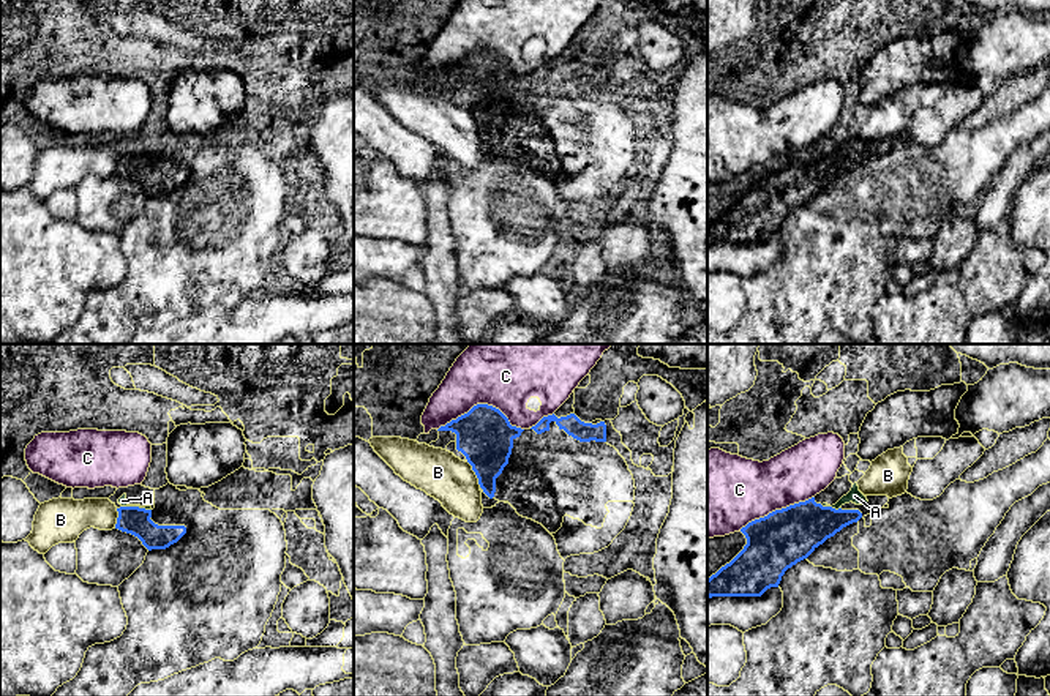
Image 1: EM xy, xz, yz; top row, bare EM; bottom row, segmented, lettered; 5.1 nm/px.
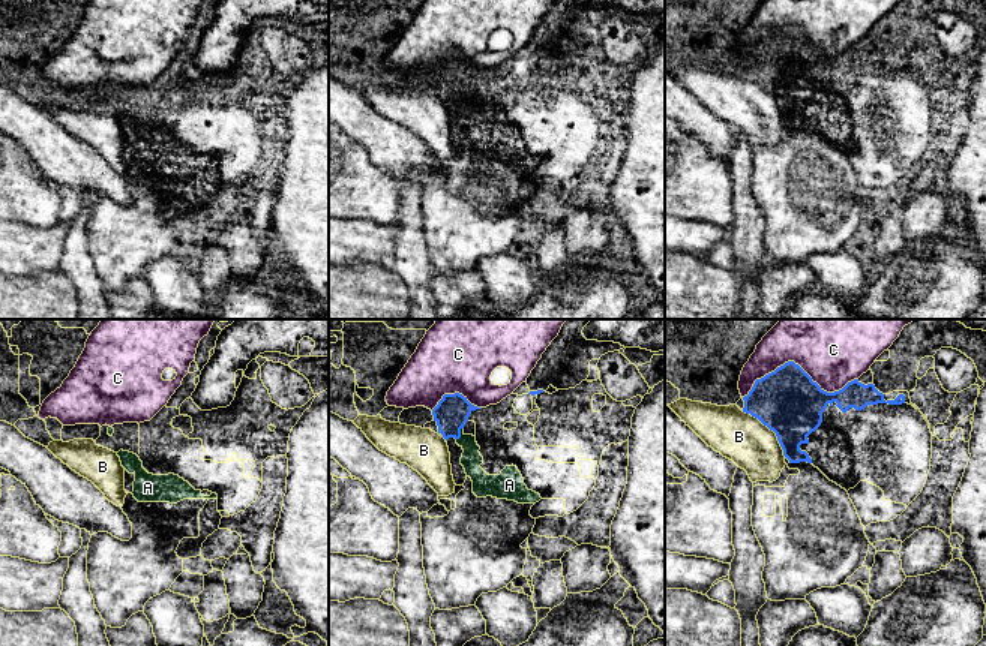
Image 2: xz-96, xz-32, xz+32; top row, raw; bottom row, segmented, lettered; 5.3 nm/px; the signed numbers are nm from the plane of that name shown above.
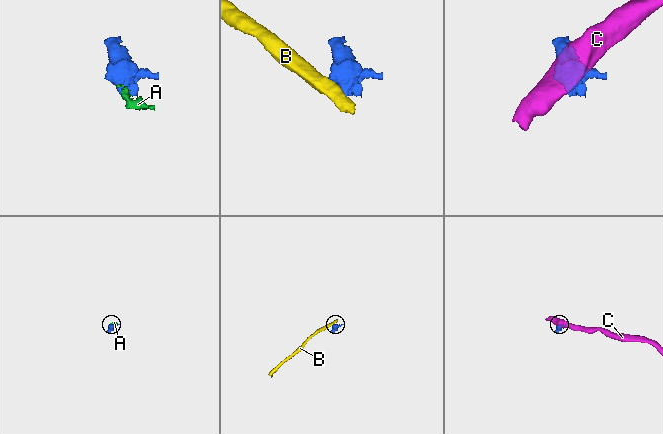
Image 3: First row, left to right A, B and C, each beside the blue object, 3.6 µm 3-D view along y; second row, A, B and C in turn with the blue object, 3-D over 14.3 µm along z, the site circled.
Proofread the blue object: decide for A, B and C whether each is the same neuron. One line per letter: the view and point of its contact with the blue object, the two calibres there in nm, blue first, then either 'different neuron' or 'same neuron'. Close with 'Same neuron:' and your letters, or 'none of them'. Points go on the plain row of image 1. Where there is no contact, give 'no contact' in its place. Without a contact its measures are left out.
A: yz (831, 153) | 280/70 nm | same neuron
B: xz (476, 120) | 280/240 nm | different neuron
C: xz (480, 51) | 280/280 nm | different neuron
Same neuron: A

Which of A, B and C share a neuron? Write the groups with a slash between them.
A / B / C

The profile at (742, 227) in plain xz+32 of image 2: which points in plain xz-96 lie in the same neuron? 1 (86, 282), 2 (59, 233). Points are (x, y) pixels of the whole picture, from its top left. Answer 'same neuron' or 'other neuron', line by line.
1: same neuron
2: other neuron

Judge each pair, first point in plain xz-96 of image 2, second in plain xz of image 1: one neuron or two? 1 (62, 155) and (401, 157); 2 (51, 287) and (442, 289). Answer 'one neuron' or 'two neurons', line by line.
1: one neuron
2: two neurons

